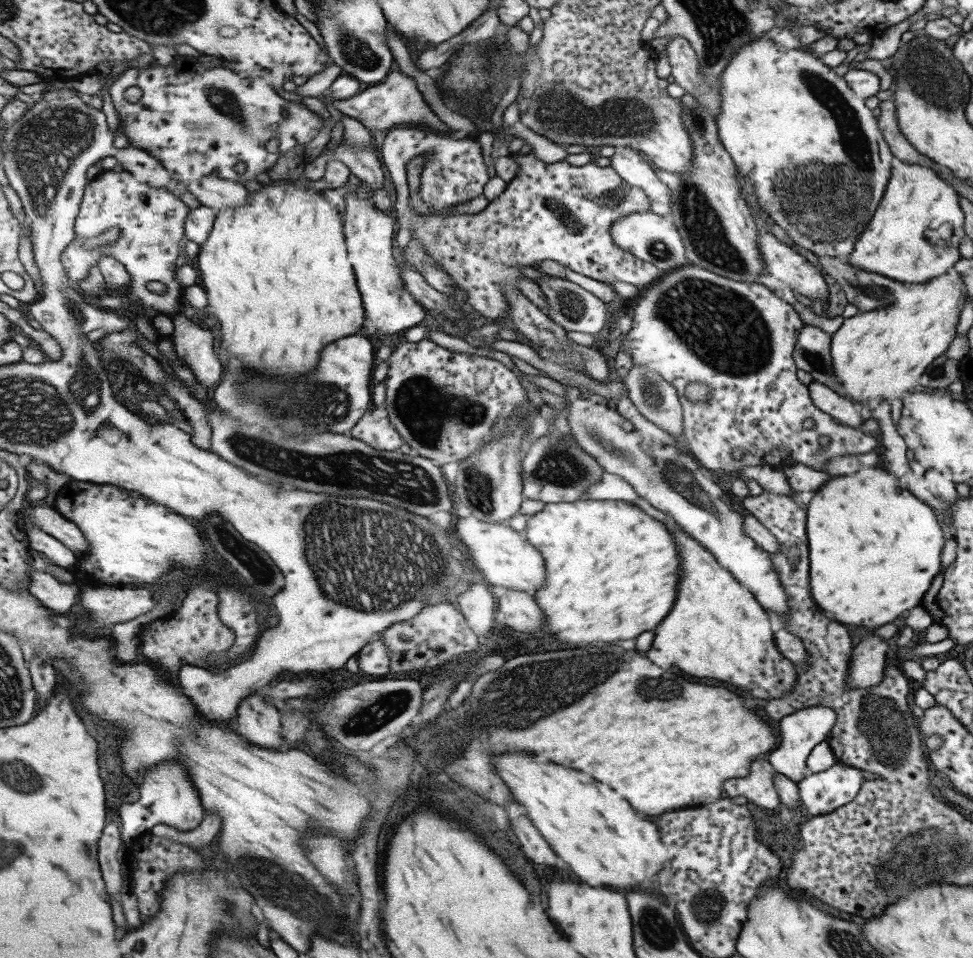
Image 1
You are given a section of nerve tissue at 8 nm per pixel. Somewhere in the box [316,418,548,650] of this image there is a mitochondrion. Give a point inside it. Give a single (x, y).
(479, 488)

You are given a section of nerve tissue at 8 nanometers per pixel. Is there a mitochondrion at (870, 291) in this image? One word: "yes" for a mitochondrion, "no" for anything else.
yes

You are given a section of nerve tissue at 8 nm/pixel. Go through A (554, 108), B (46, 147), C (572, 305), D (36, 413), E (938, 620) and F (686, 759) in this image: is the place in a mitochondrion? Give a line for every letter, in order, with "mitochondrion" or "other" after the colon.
A: mitochondrion
B: mitochondrion
C: mitochondrion
D: mitochondrion
E: other
F: other

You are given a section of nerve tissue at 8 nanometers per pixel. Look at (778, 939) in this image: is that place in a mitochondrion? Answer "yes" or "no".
no

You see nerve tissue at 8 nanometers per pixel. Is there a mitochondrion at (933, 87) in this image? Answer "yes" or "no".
yes

